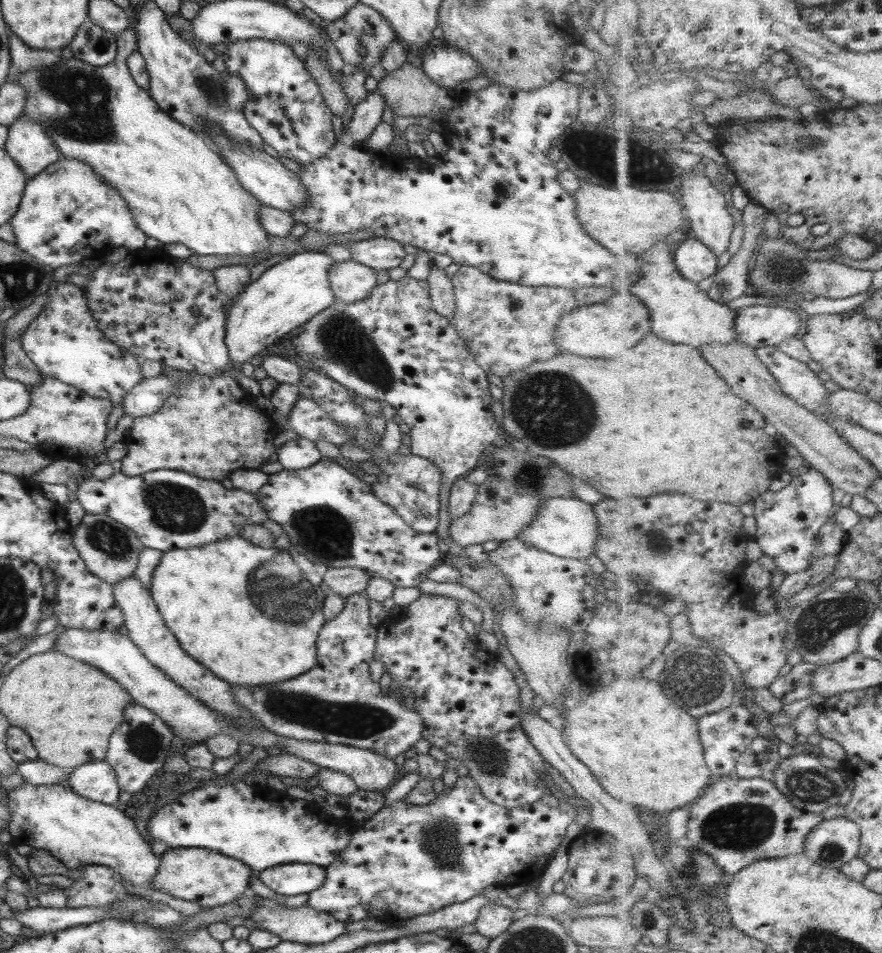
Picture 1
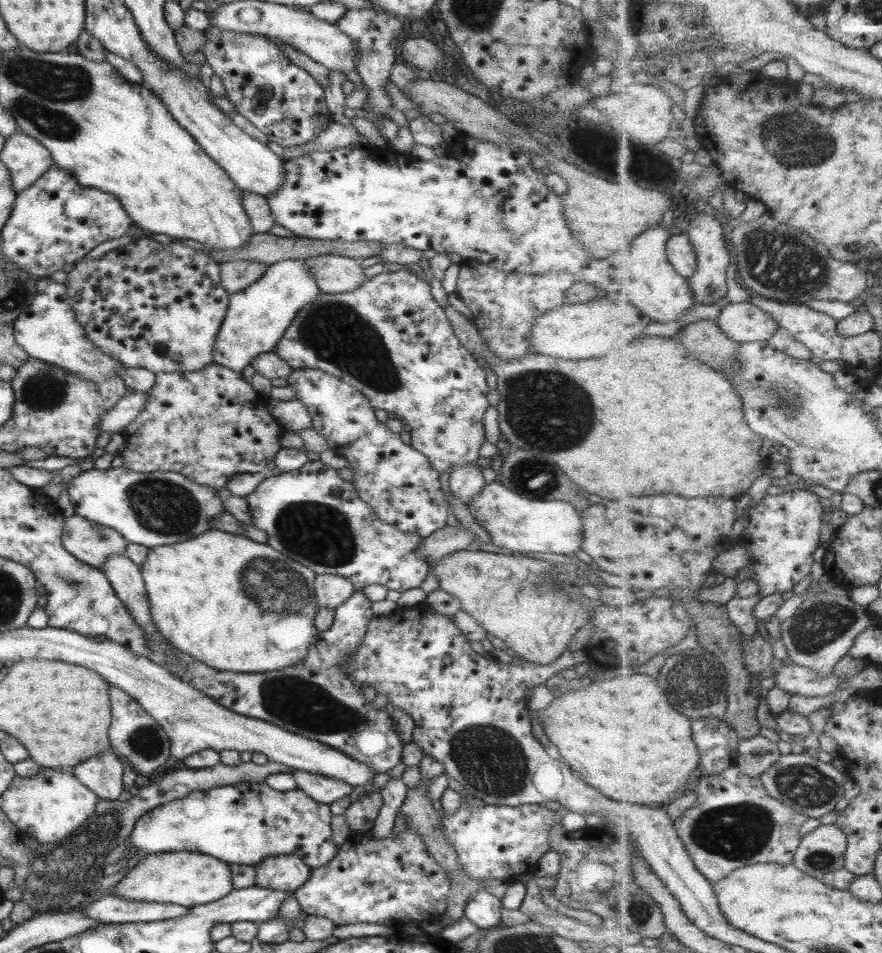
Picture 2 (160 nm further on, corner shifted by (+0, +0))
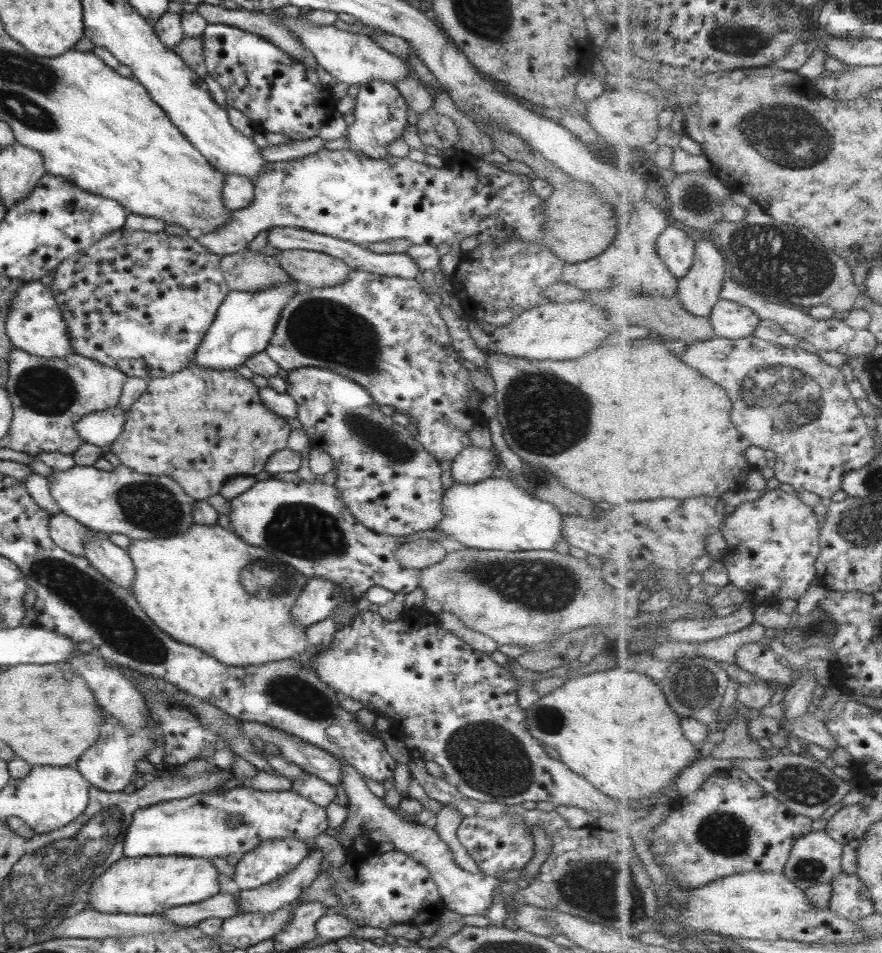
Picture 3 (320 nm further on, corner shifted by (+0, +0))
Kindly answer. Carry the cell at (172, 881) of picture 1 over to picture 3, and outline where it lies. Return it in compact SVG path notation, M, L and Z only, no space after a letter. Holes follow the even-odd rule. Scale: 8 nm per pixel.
M169 855L121 857L91 883L86 909L103 914L159 915L171 908L197 904L215 896L219 893L217 876L211 859L206 858Z

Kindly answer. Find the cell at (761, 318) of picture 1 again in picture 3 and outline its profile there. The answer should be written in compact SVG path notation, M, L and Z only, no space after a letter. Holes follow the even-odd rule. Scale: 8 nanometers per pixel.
M721 299L709 316L717 337L744 339L755 335L761 318L752 308L732 300Z

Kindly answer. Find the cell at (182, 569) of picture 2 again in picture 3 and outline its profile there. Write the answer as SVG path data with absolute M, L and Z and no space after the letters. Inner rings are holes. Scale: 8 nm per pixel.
M193 523L185 532L169 538L130 540L126 551L134 568L130 592L151 623L177 643L197 648L227 666L277 662L301 655L308 649L306 628L293 625L289 614L299 592L292 589L294 569L271 560L265 549L245 544L217 524Z

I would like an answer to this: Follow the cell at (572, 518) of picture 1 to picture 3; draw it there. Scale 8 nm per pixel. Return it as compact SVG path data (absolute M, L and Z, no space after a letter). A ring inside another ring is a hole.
M489 477L473 484L453 481L442 494L441 518L433 529L475 550L551 551L562 536L562 518L563 513L554 505L521 490L508 478Z

